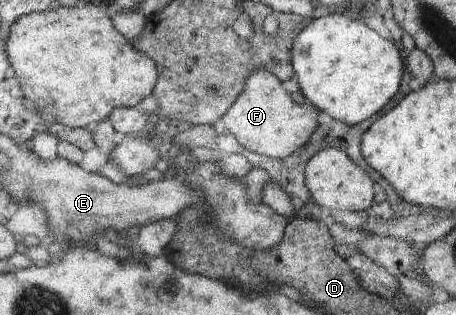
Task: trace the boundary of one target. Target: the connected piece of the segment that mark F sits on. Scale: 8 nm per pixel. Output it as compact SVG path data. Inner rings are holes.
M262 69L248 76L237 102L212 126L218 132L230 131L247 150L284 160L306 146L316 128L316 110L298 104L274 73Z

